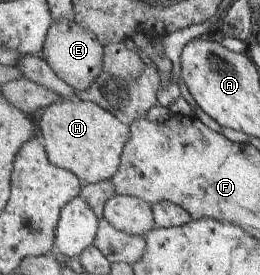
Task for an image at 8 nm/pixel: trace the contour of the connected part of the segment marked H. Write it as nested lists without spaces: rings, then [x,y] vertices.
[[[66,98],[45,108],[39,122],[50,162],[77,174],[84,184],[112,179],[118,172],[131,127],[103,106],[80,98]]]

